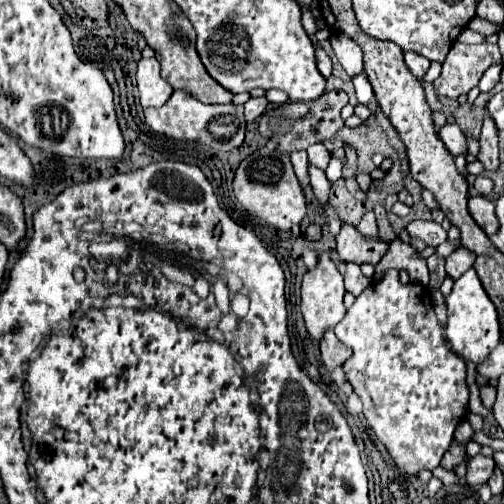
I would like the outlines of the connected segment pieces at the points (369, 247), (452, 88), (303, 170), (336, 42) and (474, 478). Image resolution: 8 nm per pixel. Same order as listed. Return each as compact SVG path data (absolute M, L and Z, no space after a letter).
M343 226L337 236L337 254L341 262L353 264L377 264L389 250L387 240L367 240L353 226Z
M455 42L443 62L443 70L437 80L433 80L435 94L439 98L457 100L473 90L483 72L493 64L501 62L499 48L495 44L459 44Z
M293 152L291 154L291 162L293 162L293 168L295 168L295 174L299 178L299 182L305 186L307 184L307 178L309 178L309 162L307 162L307 152Z
M333 34L331 36L331 46L333 46L335 56L341 62L343 70L349 74L349 78L355 78L357 74L363 72L361 48L351 38L347 38L345 34Z
M483 454L473 456L469 460L469 464L467 464L467 484L469 486L485 484L491 478L493 468L495 468L495 460L493 458L487 458Z

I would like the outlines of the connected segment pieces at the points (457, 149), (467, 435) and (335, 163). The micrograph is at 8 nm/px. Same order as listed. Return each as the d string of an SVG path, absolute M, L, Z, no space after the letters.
M445 124L439 132L439 138L445 142L445 146L453 158L467 154L467 138L463 136L463 132L459 130L457 124Z
M463 420L463 422L457 426L457 430L455 430L455 440L457 440L459 444L469 444L471 438L473 438L473 428L471 428L471 424L469 424L467 420Z
M331 157L328 167L325 170L327 178L335 182L342 177L342 162L340 159Z

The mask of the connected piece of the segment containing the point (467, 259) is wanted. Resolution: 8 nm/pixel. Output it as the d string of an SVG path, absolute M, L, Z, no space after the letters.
M457 248L449 258L447 258L447 264L445 264L445 270L447 274L457 280L463 272L467 272L475 262L475 254L467 248Z

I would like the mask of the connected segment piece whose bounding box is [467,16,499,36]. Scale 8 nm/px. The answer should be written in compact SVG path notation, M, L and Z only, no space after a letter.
M475 16L475 20L471 20L467 28L471 28L473 32L479 32L479 34L483 34L483 36L489 36L489 34L495 34L495 28L499 28L499 26L497 26L497 24L491 24L491 22L487 22L487 20L481 20L481 18Z

